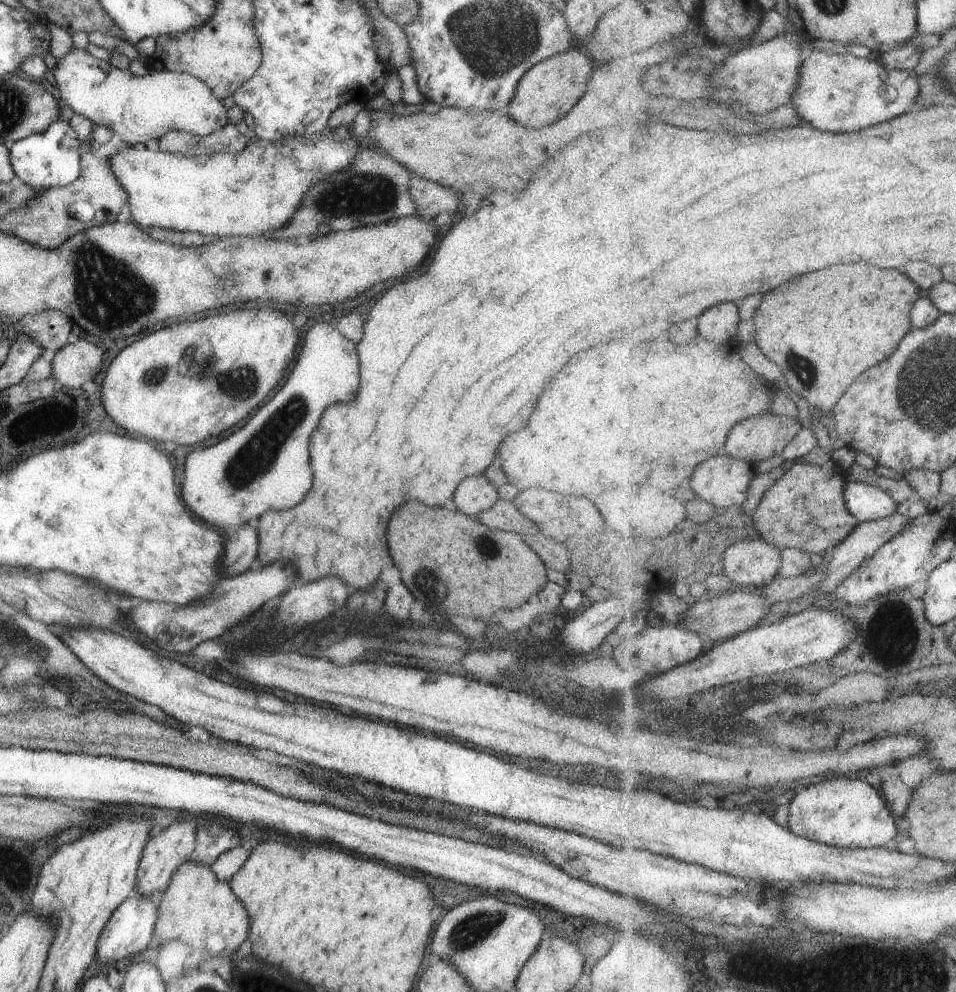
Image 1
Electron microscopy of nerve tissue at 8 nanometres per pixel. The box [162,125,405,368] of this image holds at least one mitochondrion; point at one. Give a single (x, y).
(356, 196)

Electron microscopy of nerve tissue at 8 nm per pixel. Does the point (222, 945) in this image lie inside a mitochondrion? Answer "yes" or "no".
no

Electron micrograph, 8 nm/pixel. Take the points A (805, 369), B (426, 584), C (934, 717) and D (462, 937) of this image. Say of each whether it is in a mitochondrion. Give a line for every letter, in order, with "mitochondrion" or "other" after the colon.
A: mitochondrion
B: mitochondrion
C: other
D: mitochondrion

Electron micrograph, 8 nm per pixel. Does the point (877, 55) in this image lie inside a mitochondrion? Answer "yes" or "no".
no

